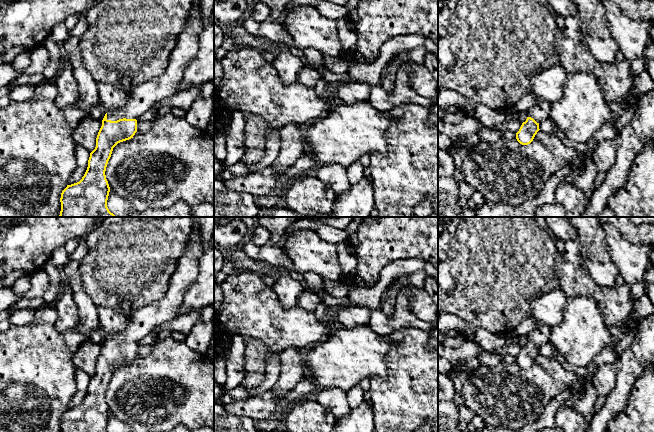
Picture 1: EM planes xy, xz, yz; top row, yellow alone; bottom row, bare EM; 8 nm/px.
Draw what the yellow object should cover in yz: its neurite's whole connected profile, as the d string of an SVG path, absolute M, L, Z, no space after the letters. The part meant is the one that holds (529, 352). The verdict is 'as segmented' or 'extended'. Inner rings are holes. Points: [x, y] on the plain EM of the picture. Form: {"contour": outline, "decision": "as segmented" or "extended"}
{"contour": "M537 322L534 329L527 335L527 343L516 357L517 365L522 369L530 368L539 353L539 347L548 342L550 328Z", "decision": "extended"}

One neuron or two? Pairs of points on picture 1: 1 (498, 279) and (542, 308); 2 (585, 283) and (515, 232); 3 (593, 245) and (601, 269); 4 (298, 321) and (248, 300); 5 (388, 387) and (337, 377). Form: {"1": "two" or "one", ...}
{"1": "two", "2": "one", "3": "one", "4": "one", "5": "two"}

